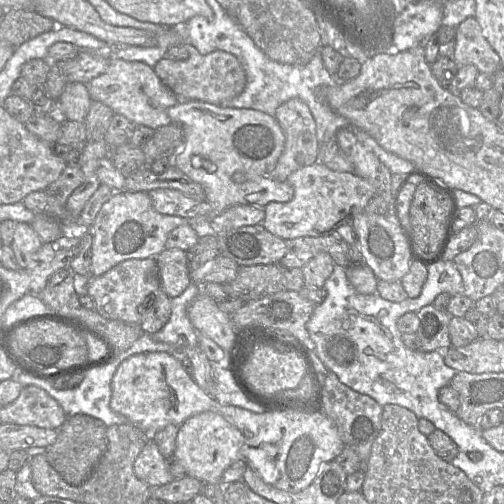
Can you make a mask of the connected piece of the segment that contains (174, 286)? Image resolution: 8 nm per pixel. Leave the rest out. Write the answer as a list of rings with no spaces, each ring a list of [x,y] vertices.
[[[164,249],[156,256],[161,289],[171,298],[181,295],[190,285],[187,254],[181,249]]]

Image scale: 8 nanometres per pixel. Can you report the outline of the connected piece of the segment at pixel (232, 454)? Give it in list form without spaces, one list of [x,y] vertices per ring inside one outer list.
[[[203,412],[188,418],[179,427],[174,456],[184,467],[186,475],[201,482],[219,485],[224,471],[241,457],[244,436],[221,415]]]

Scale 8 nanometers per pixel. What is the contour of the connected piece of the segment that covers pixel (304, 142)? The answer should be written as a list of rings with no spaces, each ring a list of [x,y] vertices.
[[[298,98],[281,104],[274,117],[285,135],[285,145],[271,176],[285,181],[294,171],[318,161],[316,125],[310,109]]]

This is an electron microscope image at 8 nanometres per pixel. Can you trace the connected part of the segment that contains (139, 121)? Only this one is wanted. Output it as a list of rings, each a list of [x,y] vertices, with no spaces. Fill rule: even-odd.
[[[110,59],[106,71],[86,84],[92,101],[98,101],[108,106],[114,114],[126,117],[134,125],[144,125],[153,130],[168,125],[171,119],[167,109],[174,106],[180,100],[155,74],[153,68],[139,61],[124,61]]]

